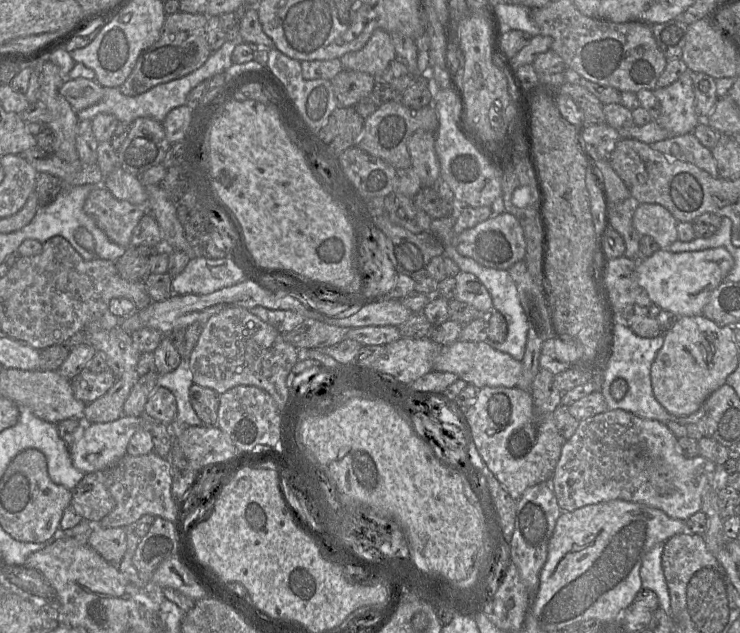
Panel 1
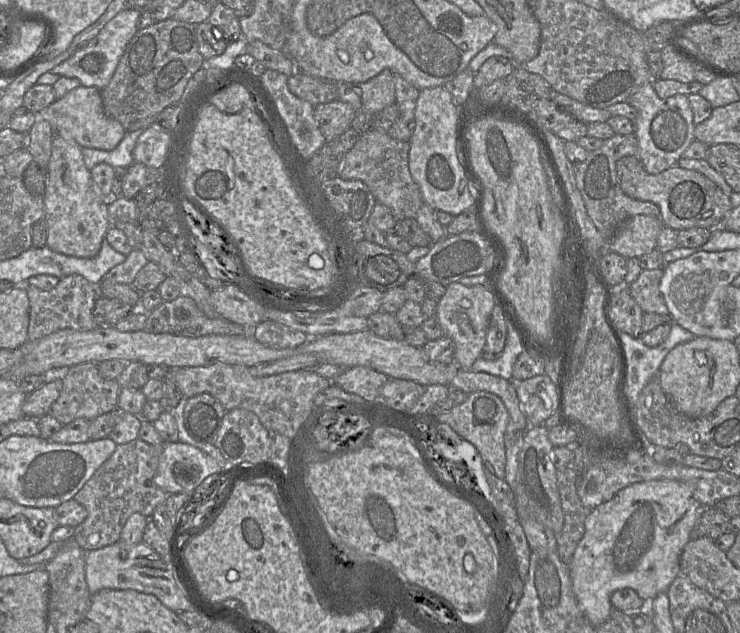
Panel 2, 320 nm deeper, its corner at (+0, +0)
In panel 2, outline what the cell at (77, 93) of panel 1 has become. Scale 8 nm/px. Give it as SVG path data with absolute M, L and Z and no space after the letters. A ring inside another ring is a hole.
M80 85L69 91L44 110L44 117L50 123L55 135L59 135L67 141L74 141L81 147L113 150L126 134L121 123L105 113L101 90L96 87Z

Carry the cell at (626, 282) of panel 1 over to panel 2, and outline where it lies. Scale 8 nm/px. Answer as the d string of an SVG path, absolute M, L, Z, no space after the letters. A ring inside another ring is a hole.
M663 267L642 270L639 277L628 286L628 290L644 313L668 316L669 311L659 290Z

